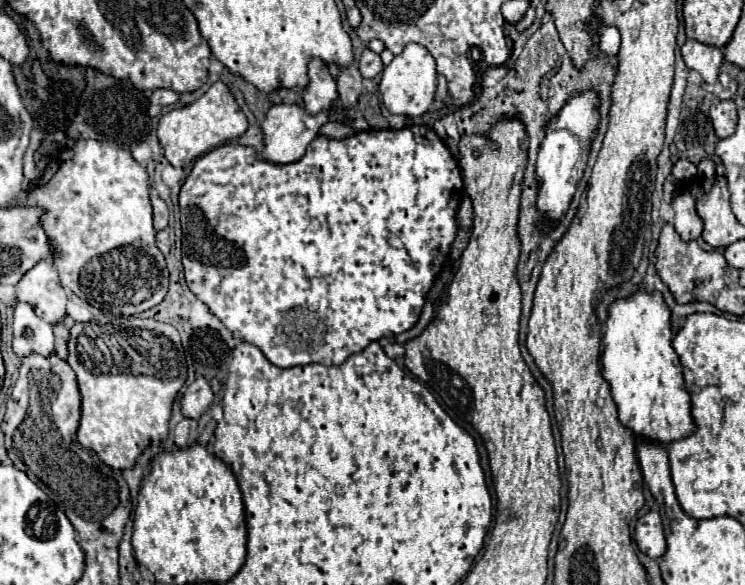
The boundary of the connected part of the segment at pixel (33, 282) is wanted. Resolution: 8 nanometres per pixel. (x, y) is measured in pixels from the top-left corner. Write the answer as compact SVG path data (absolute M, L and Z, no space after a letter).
M50 258L40 260L16 286L18 300L34 308L34 312L50 324L58 324L66 316L68 296L60 284L58 272Z

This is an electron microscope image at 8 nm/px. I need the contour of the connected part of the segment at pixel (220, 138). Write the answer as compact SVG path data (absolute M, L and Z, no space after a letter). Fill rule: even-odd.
M214 82L206 94L202 94L196 102L184 106L184 108L174 108L168 114L160 118L158 126L158 140L164 148L164 156L172 166L188 166L202 154L232 142L234 138L242 136L248 128L248 120L240 106L236 104L232 92L224 82Z

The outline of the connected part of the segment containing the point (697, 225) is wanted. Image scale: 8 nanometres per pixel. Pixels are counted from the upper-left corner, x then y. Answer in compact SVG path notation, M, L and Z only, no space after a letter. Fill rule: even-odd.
M680 194L674 198L672 202L674 210L676 210L676 218L674 218L674 228L680 234L680 238L684 242L688 240L698 240L702 234L702 220L696 214L694 208L694 198L690 194Z

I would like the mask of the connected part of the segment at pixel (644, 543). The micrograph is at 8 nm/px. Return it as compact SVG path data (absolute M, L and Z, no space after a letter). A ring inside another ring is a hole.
M656 510L644 514L636 522L636 544L640 552L650 558L660 558L666 552L666 540L662 532L662 520Z

